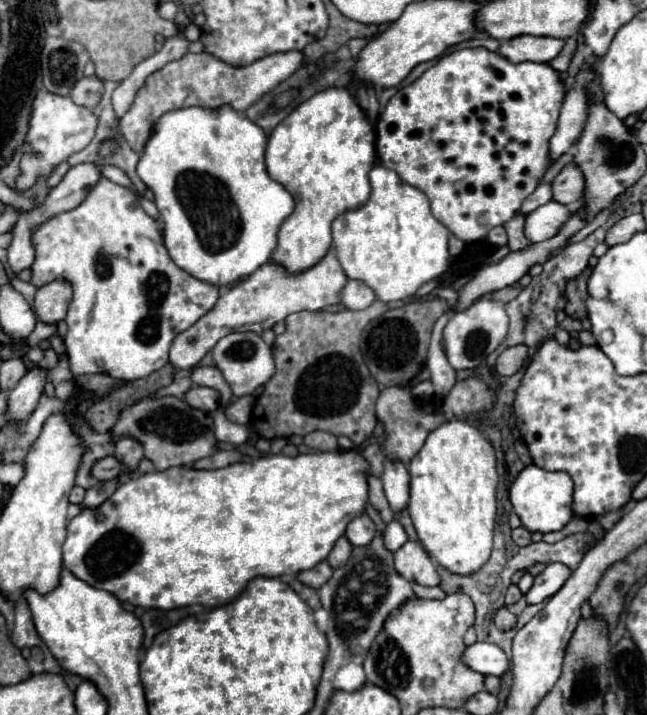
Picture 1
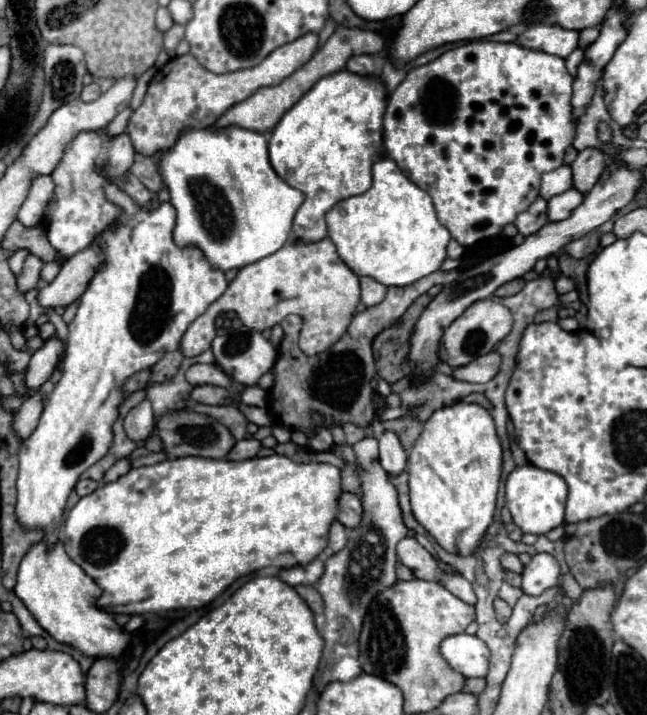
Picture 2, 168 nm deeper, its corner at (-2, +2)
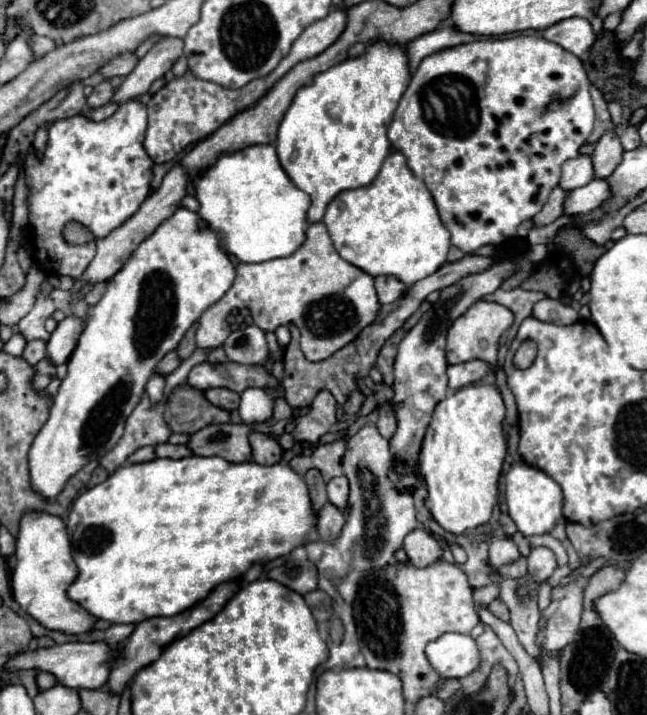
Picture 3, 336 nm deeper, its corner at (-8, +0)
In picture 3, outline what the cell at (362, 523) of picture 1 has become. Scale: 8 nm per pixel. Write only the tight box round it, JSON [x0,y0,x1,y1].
[328,477,350,513]

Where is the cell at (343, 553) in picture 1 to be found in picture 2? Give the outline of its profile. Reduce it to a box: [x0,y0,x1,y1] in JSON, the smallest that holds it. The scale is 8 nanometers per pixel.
[322,521,348,559]

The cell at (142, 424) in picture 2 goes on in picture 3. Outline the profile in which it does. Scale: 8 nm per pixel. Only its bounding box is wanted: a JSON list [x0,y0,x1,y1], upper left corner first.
[146,375,164,405]

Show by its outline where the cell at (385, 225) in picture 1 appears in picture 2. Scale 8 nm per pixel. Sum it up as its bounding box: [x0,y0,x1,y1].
[326,157,450,287]

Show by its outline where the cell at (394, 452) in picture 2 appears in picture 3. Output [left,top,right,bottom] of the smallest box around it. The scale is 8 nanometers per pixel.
[376,405,396,441]

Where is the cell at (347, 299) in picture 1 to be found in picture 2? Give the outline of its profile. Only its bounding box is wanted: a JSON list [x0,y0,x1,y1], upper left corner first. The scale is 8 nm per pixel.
[360,277,388,307]

